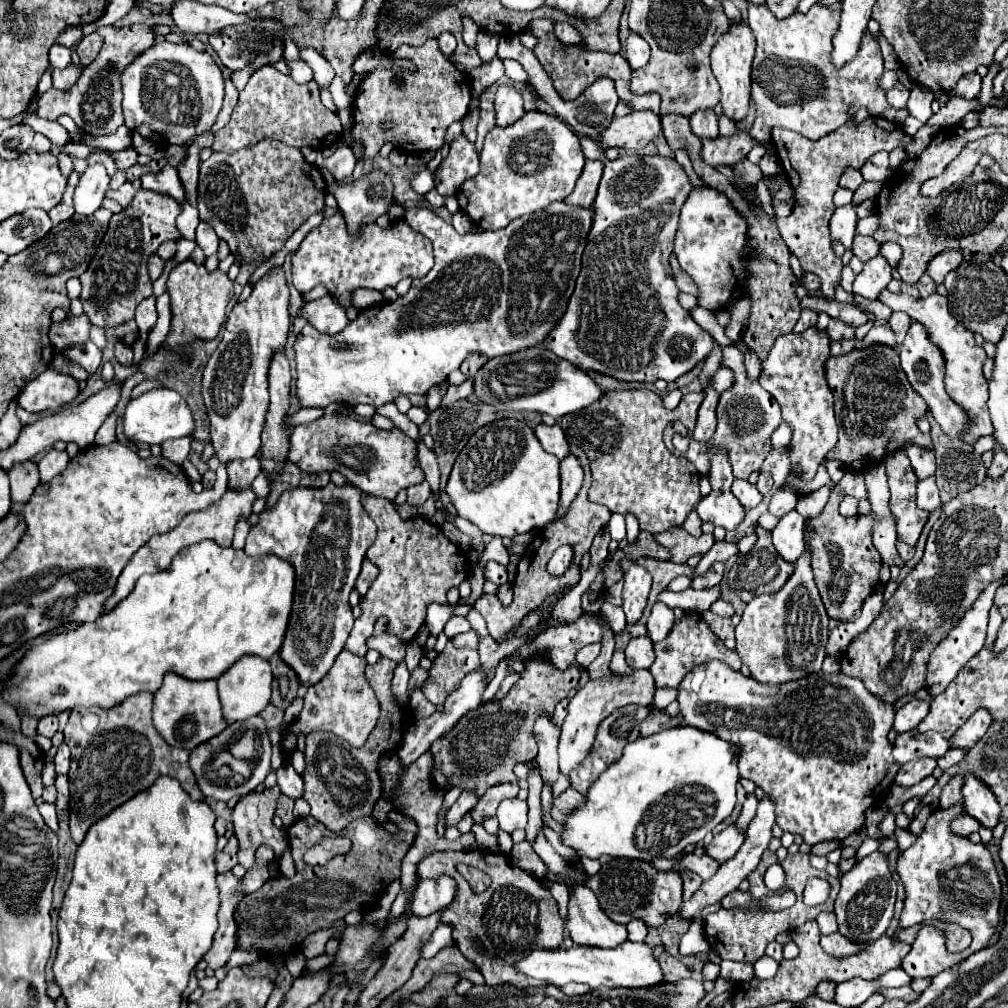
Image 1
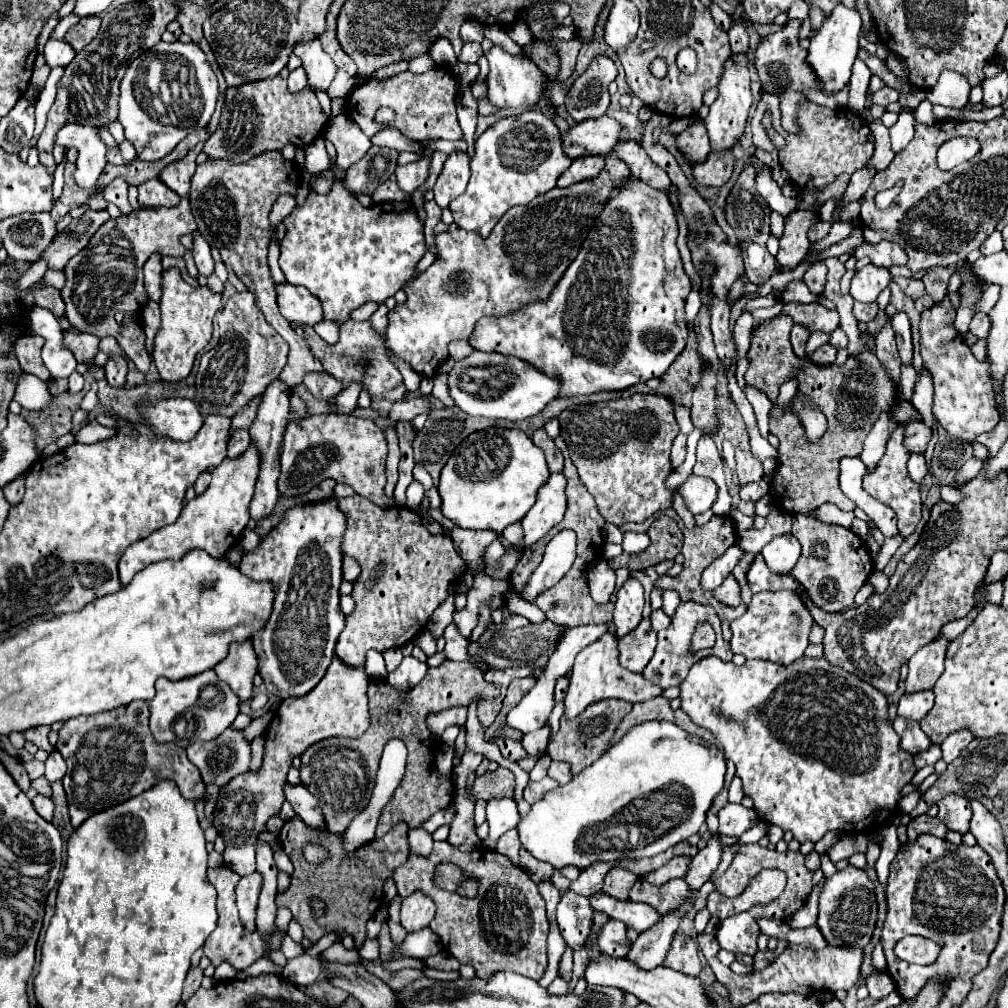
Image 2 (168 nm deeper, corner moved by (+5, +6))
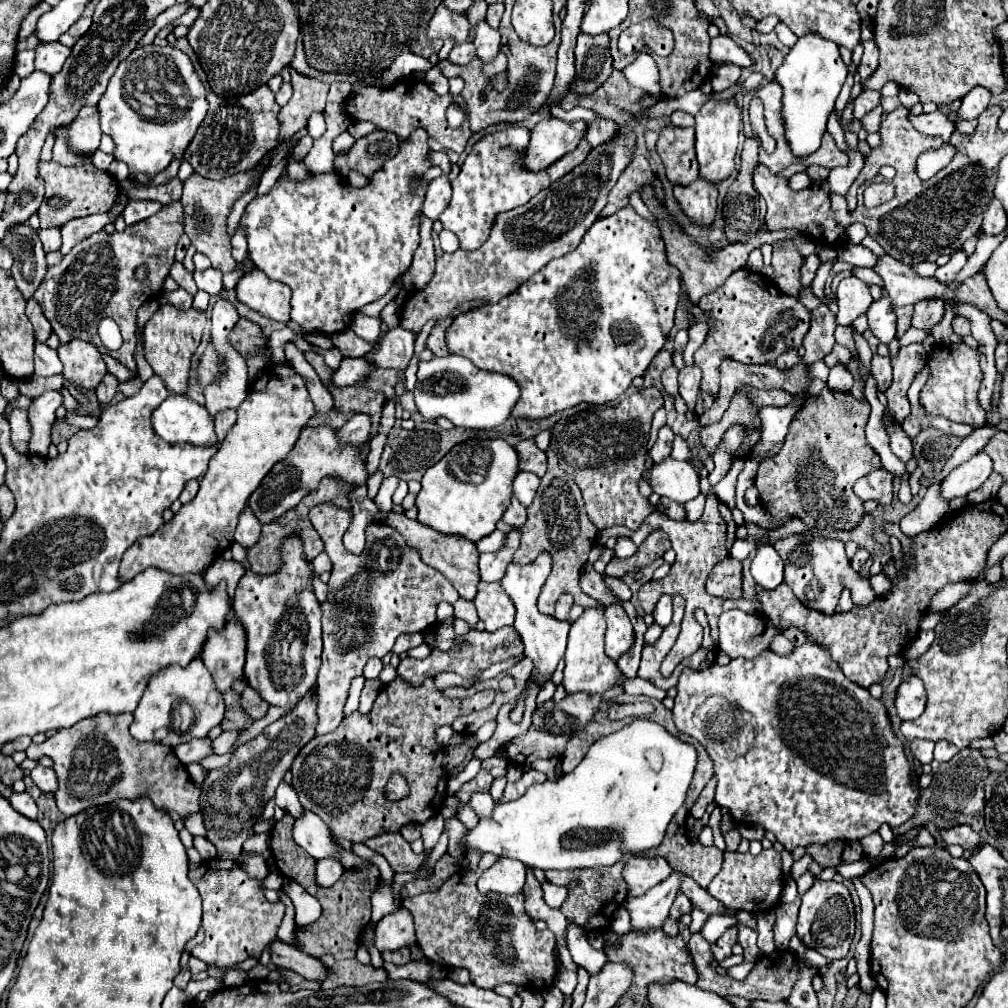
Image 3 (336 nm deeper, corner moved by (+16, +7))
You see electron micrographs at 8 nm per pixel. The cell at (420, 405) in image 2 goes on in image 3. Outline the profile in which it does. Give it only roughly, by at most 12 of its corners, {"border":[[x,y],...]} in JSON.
{"border":[[356,413],[342,429],[346,443],[364,443],[372,431],[370,415]]}

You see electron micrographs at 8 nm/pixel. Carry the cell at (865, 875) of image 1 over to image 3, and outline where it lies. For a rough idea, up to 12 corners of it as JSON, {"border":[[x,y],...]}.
{"border":[[816,879],[796,933],[834,961],[856,931],[848,887]]}

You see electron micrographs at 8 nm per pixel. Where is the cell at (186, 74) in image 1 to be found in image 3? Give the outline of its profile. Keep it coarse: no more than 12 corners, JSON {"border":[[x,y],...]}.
{"border":[[138,47],[98,103],[114,159],[156,175],[208,111],[190,57]]}

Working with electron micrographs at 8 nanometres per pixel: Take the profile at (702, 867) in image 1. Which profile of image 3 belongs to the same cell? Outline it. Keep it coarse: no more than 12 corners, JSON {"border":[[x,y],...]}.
{"border":[[630,857],[622,877],[638,897],[664,881],[662,857]]}

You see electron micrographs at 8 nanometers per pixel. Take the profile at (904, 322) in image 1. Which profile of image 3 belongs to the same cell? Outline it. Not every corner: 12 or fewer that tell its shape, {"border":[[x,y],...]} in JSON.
{"border":[[874,355],[872,377],[878,391],[886,391],[892,383],[890,357]]}

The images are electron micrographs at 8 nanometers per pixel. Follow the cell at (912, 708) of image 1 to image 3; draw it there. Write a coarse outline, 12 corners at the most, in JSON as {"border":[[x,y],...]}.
{"border":[[918,677],[898,687],[896,711],[902,721],[924,711],[926,691]]}

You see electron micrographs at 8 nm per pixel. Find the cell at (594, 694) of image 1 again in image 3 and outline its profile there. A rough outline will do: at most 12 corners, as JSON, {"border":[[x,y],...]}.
{"border":[[604,609],[572,623],[564,655],[564,689],[662,701],[652,683],[628,679],[604,655]]}

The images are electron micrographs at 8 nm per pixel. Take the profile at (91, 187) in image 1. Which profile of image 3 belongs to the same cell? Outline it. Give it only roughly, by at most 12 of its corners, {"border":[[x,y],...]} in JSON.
{"border":[[96,117],[74,119],[66,127],[68,149],[82,161],[100,145],[102,129]]}

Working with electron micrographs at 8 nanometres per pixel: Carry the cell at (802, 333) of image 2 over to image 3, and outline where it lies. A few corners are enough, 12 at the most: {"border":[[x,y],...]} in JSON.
{"border":[[786,349],[776,357],[780,369],[790,369],[800,361],[796,349]]}

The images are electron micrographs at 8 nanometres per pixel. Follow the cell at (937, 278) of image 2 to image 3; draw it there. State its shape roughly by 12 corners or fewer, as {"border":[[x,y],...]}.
{"border":[[940,299],[916,303],[912,325],[932,329],[944,315]]}

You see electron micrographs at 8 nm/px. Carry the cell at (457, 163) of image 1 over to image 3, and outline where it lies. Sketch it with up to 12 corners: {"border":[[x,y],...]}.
{"border":[[446,173],[430,181],[422,213],[436,221],[452,195]]}

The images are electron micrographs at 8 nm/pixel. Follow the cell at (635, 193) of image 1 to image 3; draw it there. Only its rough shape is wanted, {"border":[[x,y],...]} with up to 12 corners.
{"border":[[632,205],[500,303],[450,353],[512,375],[512,417],[618,399],[680,297]]}

